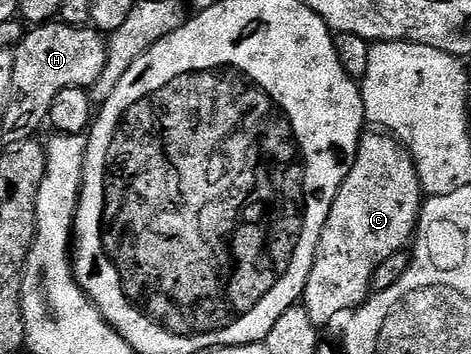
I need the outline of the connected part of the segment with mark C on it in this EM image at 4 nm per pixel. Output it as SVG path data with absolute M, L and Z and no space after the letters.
M384 131L362 132L353 166L331 203L327 223L317 244L311 275L305 284L303 304L315 324L325 327L328 321L335 320L340 313L348 314L369 300L371 277L375 274L375 269L412 242L413 234L417 232L417 217L421 214L422 204L423 190L421 180L417 177L417 168L413 166L413 161L401 142Z

